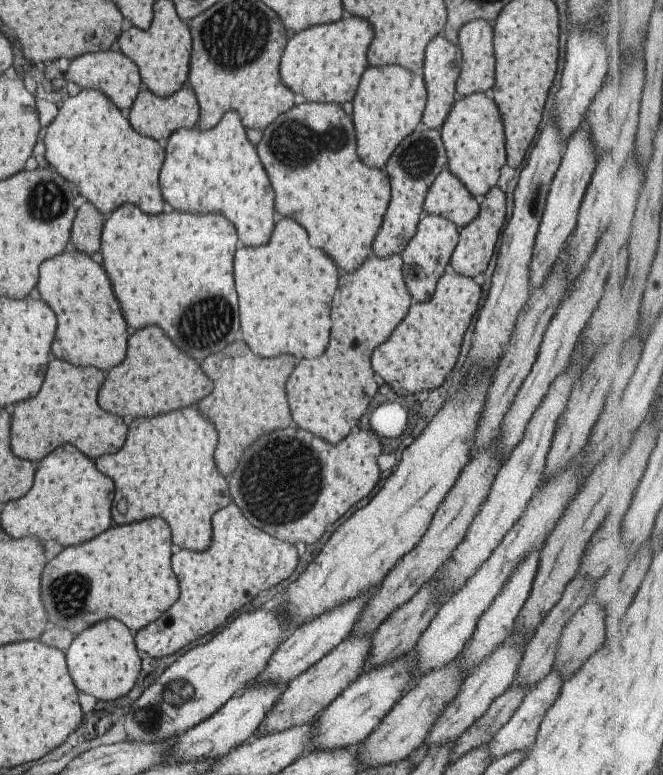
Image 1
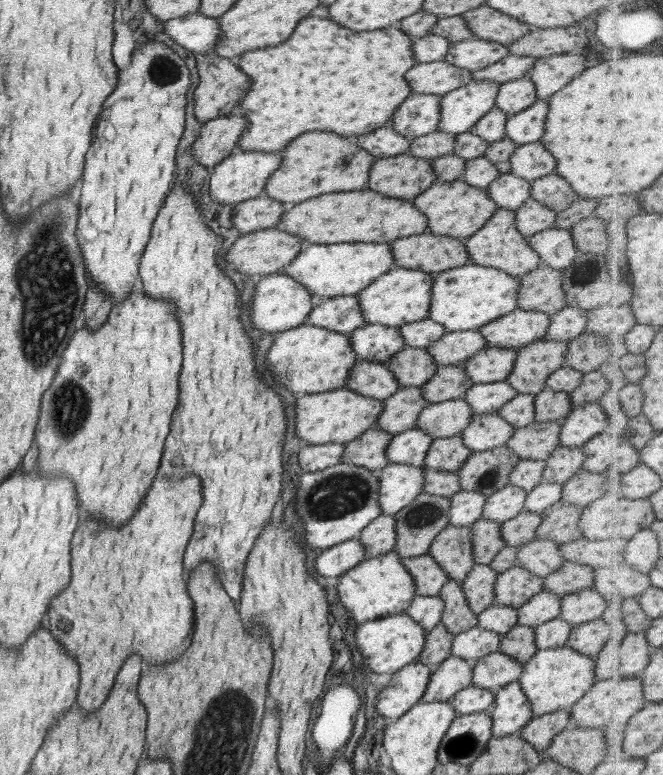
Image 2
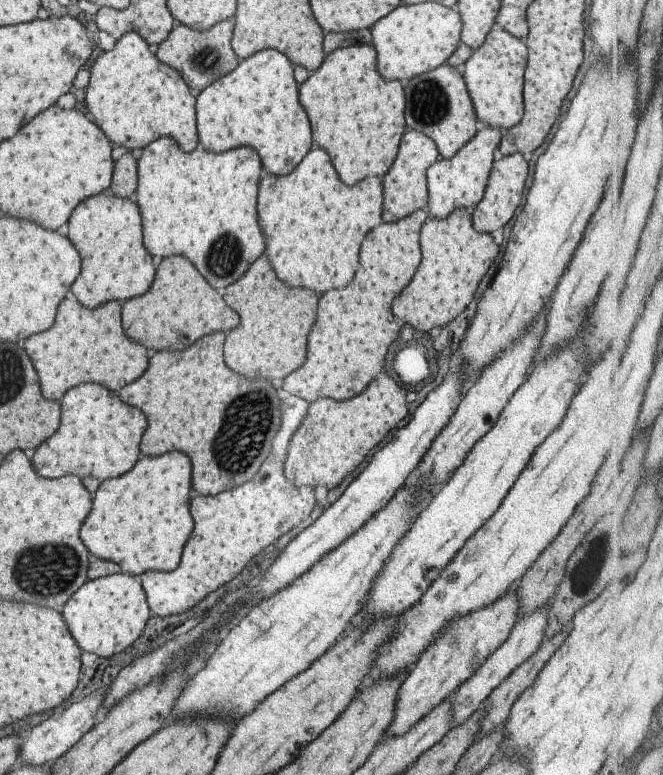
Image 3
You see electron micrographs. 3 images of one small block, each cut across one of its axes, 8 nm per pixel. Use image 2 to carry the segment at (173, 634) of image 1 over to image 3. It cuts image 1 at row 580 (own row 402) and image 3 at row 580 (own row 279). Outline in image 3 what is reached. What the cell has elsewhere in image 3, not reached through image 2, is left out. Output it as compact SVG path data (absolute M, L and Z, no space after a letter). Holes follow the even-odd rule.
M290 394L287 398L279 400L279 428L275 438L271 440L269 454L261 463L259 470L247 482L215 496L192 495L189 502L189 514L193 519L193 530L183 545L179 566L171 572L151 571L143 572L137 576L147 606L155 616L173 616L173 614L181 614L185 610L191 610L207 594L211 594L213 590L217 590L219 586L229 582L248 563L252 563L253 557L265 546L275 543L277 538L283 536L285 532L309 516L309 512L313 510L316 503L314 488L293 486L291 482L287 482L287 478L282 473L289 438L303 420L303 416L307 414L307 408L309 408L309 403L295 395Z

